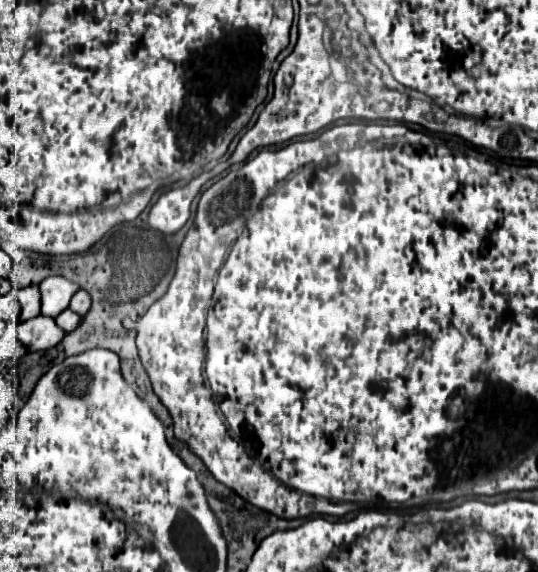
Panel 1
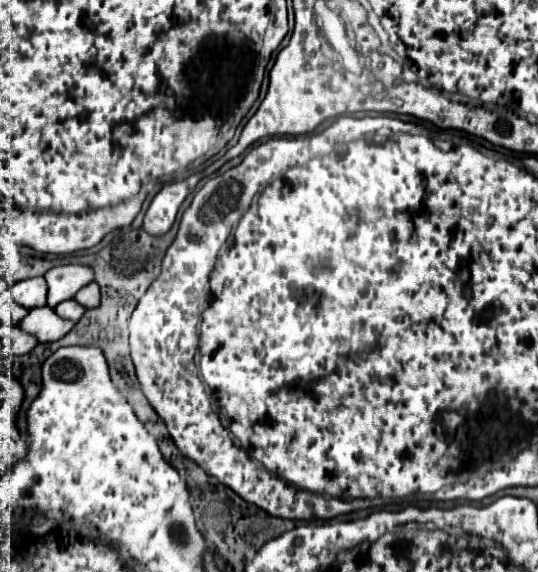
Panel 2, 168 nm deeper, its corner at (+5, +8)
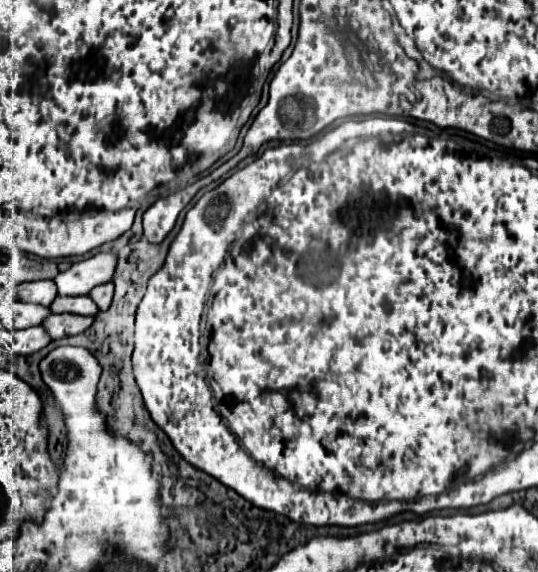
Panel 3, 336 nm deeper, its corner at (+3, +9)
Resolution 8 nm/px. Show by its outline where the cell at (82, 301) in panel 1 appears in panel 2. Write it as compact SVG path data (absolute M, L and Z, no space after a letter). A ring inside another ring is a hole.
M91 282L89 286L81 288L75 296L75 302L79 302L85 308L95 308L99 304L99 286L97 286L97 282Z

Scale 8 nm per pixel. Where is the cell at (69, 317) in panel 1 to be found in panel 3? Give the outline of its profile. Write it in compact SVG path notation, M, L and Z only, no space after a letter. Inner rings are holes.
M57 297L49 309L53 313L77 313L77 315L97 315L99 313L91 297Z

